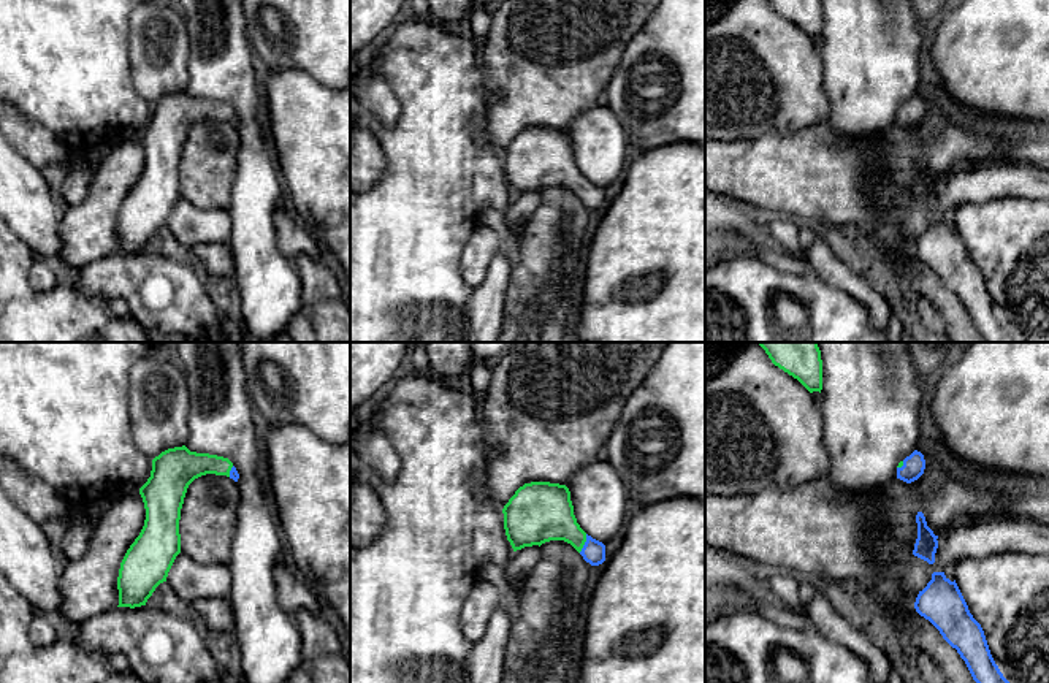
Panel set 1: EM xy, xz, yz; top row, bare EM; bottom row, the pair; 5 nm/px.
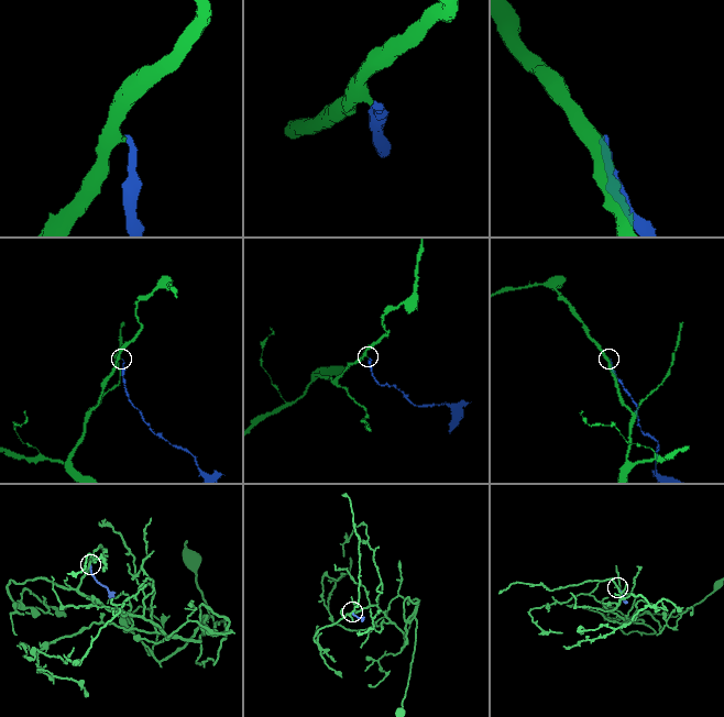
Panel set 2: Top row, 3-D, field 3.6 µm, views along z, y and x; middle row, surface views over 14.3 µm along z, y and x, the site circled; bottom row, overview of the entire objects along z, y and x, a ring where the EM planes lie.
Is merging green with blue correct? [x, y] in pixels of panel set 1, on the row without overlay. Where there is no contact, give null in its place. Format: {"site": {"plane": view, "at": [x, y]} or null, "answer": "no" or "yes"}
{"site": {"plane": "xz", "at": [583, 189]}, "answer": "yes"}

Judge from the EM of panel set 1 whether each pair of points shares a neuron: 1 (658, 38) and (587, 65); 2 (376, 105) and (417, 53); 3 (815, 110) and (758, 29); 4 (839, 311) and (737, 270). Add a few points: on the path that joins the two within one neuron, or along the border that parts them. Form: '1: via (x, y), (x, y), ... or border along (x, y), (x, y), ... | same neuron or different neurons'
1: border along (645, 24), (625, 48), (607, 87) | different neurons
2: border along (370, 70), (384, 80), (400, 105), (395, 124) | different neurons
3: via (794, 89), (758, 49) | same neuron
4: via (813, 292), (786, 282), (762, 282) | same neuron

